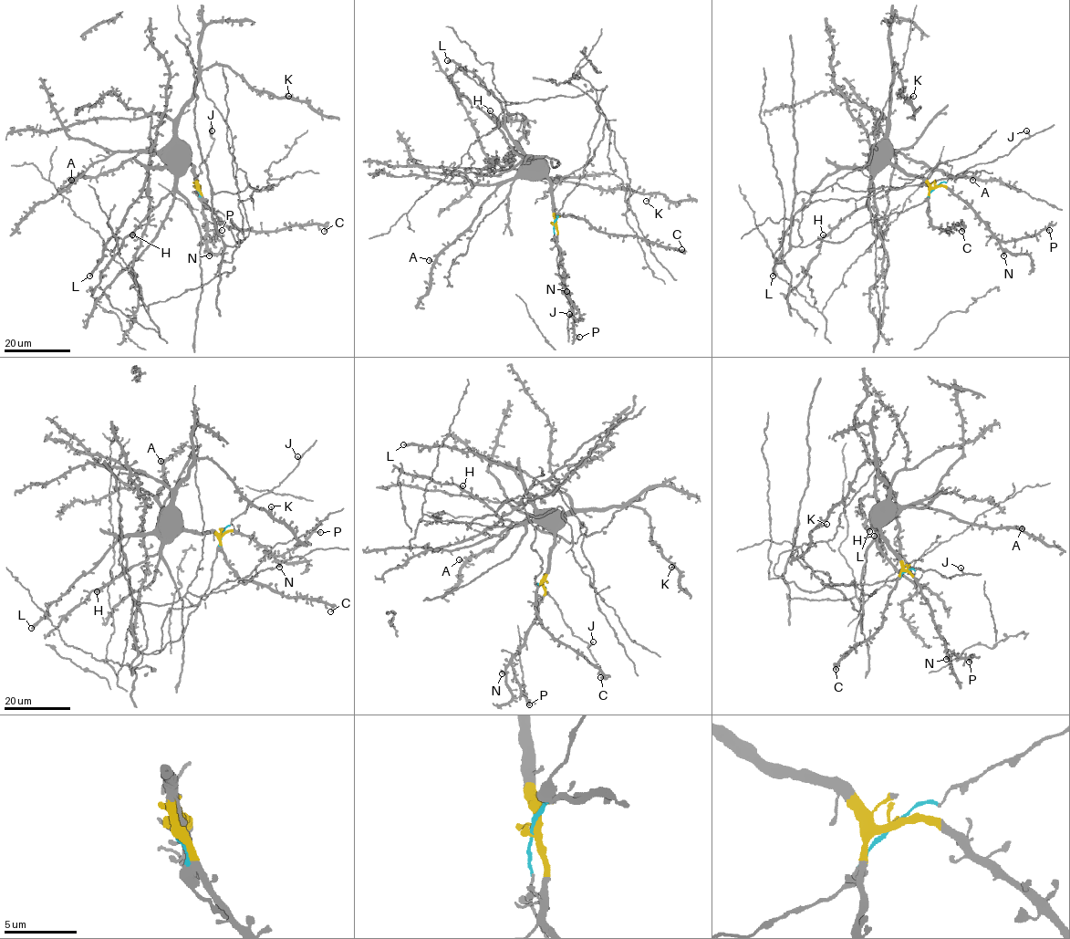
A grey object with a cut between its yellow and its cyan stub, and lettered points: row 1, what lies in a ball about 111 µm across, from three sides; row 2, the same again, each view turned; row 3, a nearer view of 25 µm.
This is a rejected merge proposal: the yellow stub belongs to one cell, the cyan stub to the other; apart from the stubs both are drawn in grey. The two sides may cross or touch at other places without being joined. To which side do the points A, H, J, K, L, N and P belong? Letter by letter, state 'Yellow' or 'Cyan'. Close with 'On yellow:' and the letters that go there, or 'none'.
A: Yellow
H: Yellow
J: Cyan
K: Yellow
L: Yellow
N: Yellow
P: Yellow
On yellow: A, H, K, L, N, P

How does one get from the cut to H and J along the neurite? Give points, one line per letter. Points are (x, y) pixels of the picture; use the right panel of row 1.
H: (935, 187), (887, 164), (872, 180), (867, 202), (846, 216), (827, 234), (823, 234)
J: (935, 187), (977, 164), (993, 161), (1007, 155), (1029, 136), (1026, 130)

